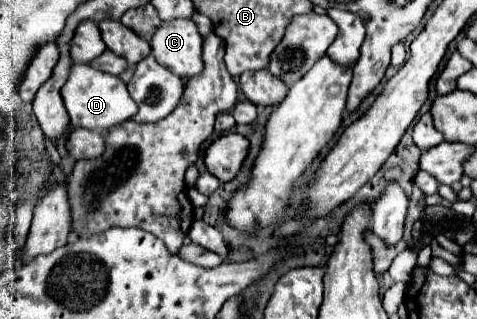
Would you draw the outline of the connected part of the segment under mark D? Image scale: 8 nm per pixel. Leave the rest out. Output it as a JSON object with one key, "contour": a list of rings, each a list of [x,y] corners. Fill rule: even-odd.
{"contour":[[[74,65],[74,69],[70,71],[68,81],[60,89],[60,95],[62,95],[64,107],[70,115],[70,125],[72,127],[108,131],[110,127],[132,119],[138,111],[138,105],[130,97],[128,89],[126,89],[126,83],[120,77],[96,71],[90,65]]]}

